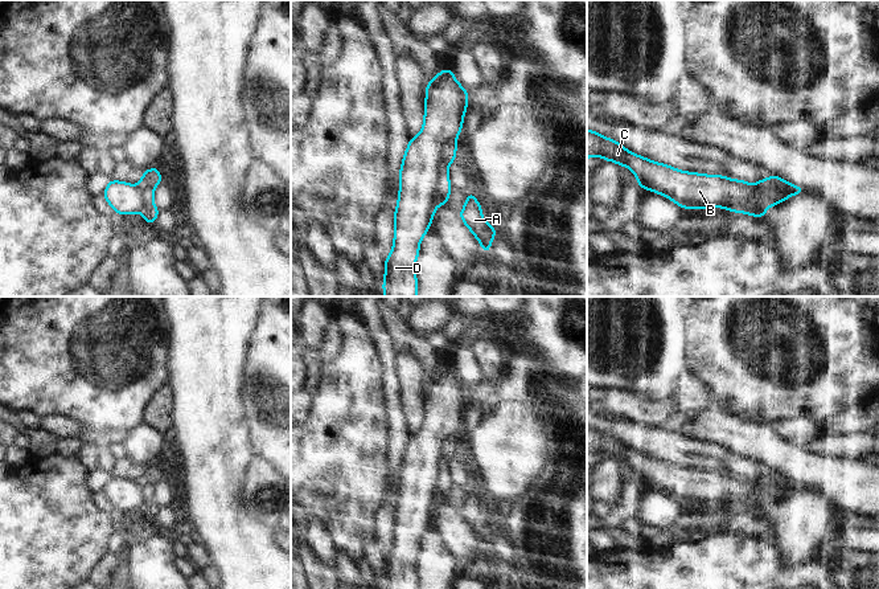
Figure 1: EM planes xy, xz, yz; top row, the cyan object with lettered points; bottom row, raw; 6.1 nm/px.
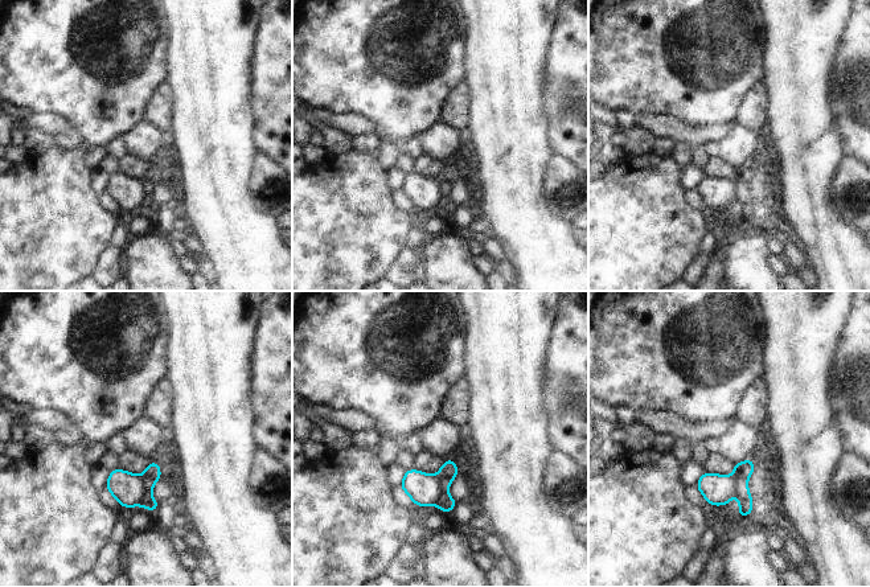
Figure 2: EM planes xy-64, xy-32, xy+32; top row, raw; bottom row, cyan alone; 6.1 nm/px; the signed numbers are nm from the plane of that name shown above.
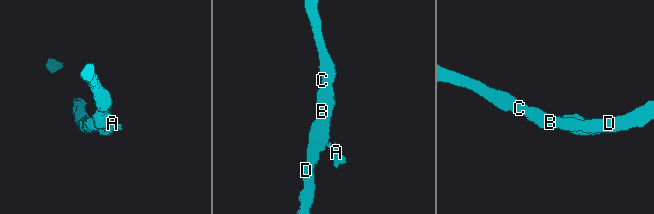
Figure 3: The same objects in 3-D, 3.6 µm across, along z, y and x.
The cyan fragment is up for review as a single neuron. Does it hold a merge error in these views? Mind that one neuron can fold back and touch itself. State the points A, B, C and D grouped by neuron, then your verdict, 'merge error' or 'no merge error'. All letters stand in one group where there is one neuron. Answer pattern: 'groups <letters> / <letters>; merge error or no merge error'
groups A / B C D; merge error

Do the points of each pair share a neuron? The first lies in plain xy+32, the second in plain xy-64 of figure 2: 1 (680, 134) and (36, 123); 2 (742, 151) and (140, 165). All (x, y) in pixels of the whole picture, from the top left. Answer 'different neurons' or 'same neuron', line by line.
1: same neuron
2: different neurons

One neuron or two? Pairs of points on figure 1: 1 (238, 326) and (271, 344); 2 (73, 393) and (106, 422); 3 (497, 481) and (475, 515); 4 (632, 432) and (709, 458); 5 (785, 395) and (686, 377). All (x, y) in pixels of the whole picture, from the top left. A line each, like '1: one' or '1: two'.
1: two
2: one
3: two
4: one
5: two

